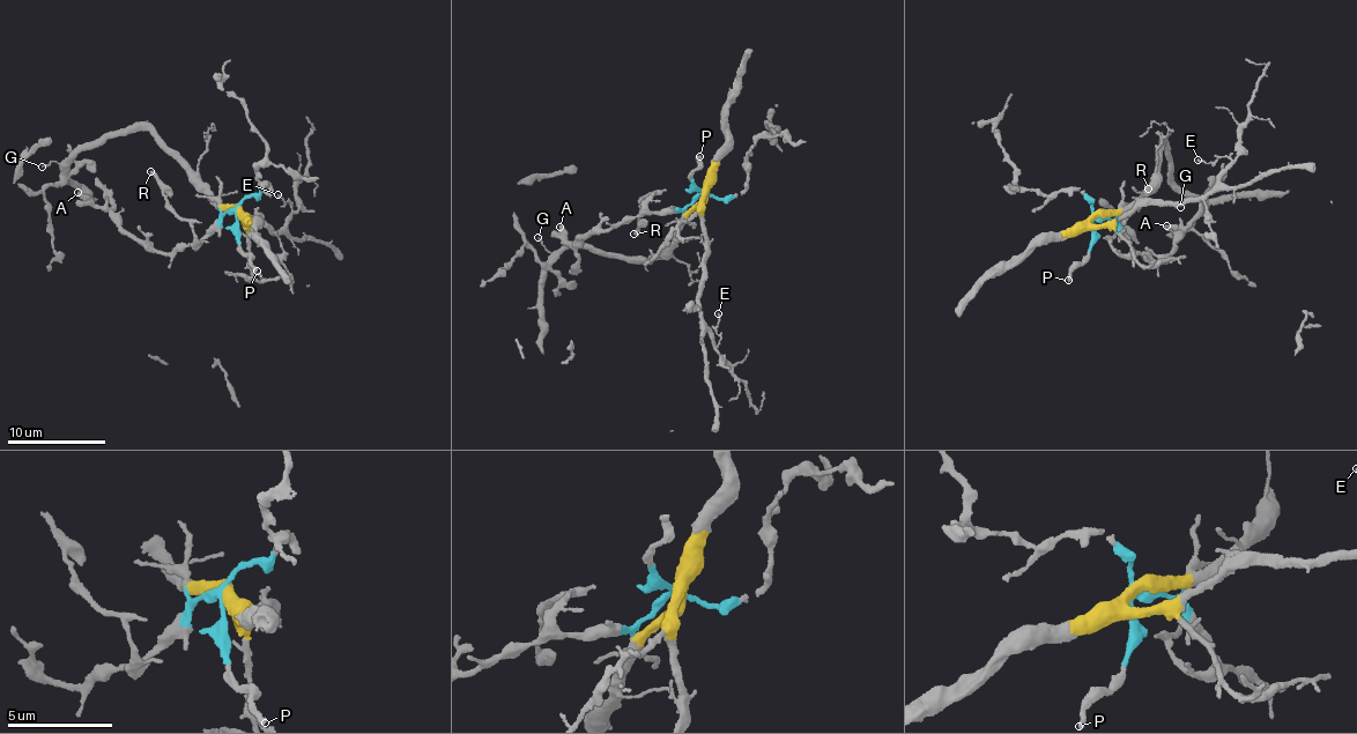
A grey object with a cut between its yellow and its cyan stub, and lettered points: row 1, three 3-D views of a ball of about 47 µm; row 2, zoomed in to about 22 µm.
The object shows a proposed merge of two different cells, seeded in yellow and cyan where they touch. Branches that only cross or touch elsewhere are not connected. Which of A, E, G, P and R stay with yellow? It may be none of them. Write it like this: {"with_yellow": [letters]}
{"with_yellow": ["E", "G"]}

